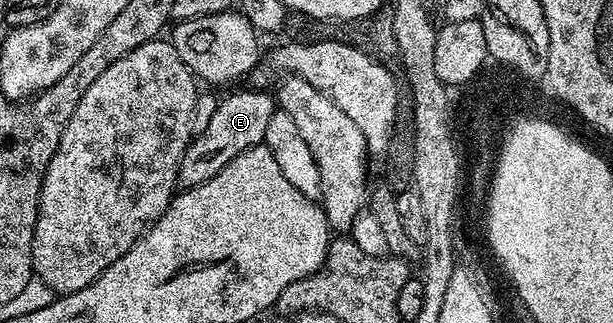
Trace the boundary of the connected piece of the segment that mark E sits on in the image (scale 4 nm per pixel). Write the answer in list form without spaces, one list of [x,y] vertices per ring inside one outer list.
[[[233,92],[213,113],[209,116],[209,121],[205,124],[205,129],[198,131],[193,139],[189,141],[187,150],[183,154],[183,158],[179,162],[179,174],[177,175],[178,185],[182,189],[194,188],[203,182],[207,182],[211,178],[215,178],[215,174],[219,174],[219,170],[223,170],[223,166],[227,166],[227,162],[231,162],[231,158],[235,158],[239,154],[243,154],[243,150],[253,148],[257,144],[264,141],[267,134],[267,126],[271,122],[275,111],[275,100],[272,95],[269,96],[265,92]]]

